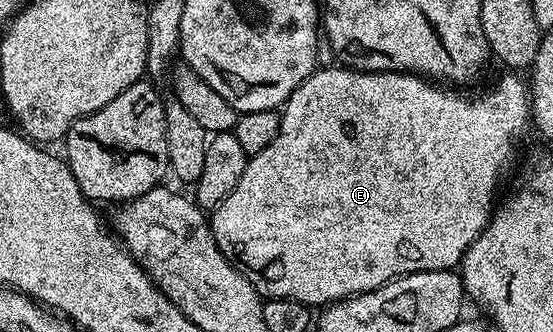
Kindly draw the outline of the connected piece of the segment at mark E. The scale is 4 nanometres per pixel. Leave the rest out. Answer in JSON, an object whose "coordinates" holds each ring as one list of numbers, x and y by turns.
{"coordinates":[[327,65,327,66,324,66,324,67,323,67,323,68,322,68,322,69,317,69,317,70,315,70,315,71,314,71,314,72,313,72,313,74,312,74,312,75,310,75,310,77,308,77,308,78,307,78,307,80,305,80,305,81,304,81,304,82,303,82,303,83,302,83,302,85,301,85,301,86,300,86,300,87,299,87,299,88,298,88,298,89,297,89,297,90,296,90,296,91,294,91,294,93,292,93,292,95,290,95,290,97,289,97,289,98,288,98,288,99,287,99,287,101,286,101,286,103,284,103,284,104,283,104,283,106,282,106,282,108,281,108,281,114,280,114,280,116,279,116,279,120,280,120,280,121,281,121,281,129,280,129,280,130,279,130,279,132,278,132,278,133,277,133,277,137,276,137,276,138,275,138,275,140,274,140,274,141,273,141,273,145,269,145,269,149,261,149,261,153,257,153,257,154,256,154,256,155,252,155,252,156,250,156,250,158,248,158,248,160,247,160,247,168,246,168,246,169,245,169,245,173,241,173,241,181,237,181,237,185,236,185,236,186,235,186,235,188,234,188,234,189,233,189,233,193,229,193,229,197,225,197,225,201,221,201,221,205,217,205,217,206,216,206,216,207,214,207,214,208,213,208,213,210,212,210,212,211,211,211,211,212,210,212,210,215,209,215,209,222,210,222,210,224,211,224,211,232,212,232,212,233,213,233,213,237,214,237,214,238,215,238,215,240,216,240,216,241,217,241,217,245,218,245,218,246,219,246,219,248,220,248,220,249,221,249,221,253,225,253,225,257,226,257,226,258,227,258,227,260,228,260,228,261,229,261,229,262,230,262,230,263,231,263,231,264,233,264,233,265,234,265,234,267,236,267,236,269,237,269,237,270,238,270,238,271,239,271,239,272,241,272,241,274,243,274,243,276,244,276,244,277,245,277,245,278,247,278,247,279,248,279,248,280,249,280,249,281,250,281,250,282,251,282,251,283,252,283,252,285,253,285,253,286,255,286,255,289,256,289,256,291,258,291,258,292,259,292,259,294,260,294,260,296,263,296,263,297,266,297,266,298,267,298,267,299,296,299,296,300,297,300,297,301,301,301,301,302,302,302,302,303,305,303,305,304,307,304,307,306,308,306,308,307,310,307,310,308,312,308,312,309,319,309,319,308,322,308,322,307,323,307,323,306,324,306,324,305,326,305,326,304,328,304,328,303,335,303,335,302,336,302,336,301,338,301,338,299,348,299,348,298,349,298,349,296,351,296,351,295,360,295,360,294,361,294,361,293,365,293,365,292,366,292,366,291,372,291,372,290,373,290,373,289,377,289,377,288,378,288,378,287,380,287,380,286,381,286,381,285,385,285,385,284,386,284,386,283,388,283,388,282,389,282,389,280,390,280,390,279,397,279,397,278,399,278,399,276,401,276,401,275,412,275,412,273,413,273,413,272,414,272,414,271,449,271,449,270,452,270,452,269,455,269,455,268,458,268,458,267,459,267,459,266,460,266,460,264,462,264,462,261,463,261,463,254,464,254,464,253,465,253,465,252,466,252,466,251,467,251,467,250,468,250,468,249,469,249,469,245,473,245,473,241,474,241,474,240,475,240,475,238,477,238,477,237,478,237,478,235,480,235,480,233,481,233,481,232,482,232,482,231,483,231,483,230,484,230,484,229,485,229,485,225,486,225,486,224,487,224,487,222,488,222,488,221,490,221,490,219,491,219,491,217,492,217,492,214,493,214,493,208,494,208,494,207,495,207,495,206,496,206,496,203,497,203,497,198,496,198,496,199,495,199,495,190,497,190,497,189,498,189,498,187,499,187,499,178,501,178,501,177,502,177,502,175,503,175,503,170,505,170,505,169,506,169,506,167,507,167,507,166,509,166,509,165,510,165,510,163,511,163,511,146,513,146,513,145,514,145,514,143,515,143,515,139,519,139,519,138,521,138,521,137,522,137,522,135,523,135,523,134,525,134,525,133,526,133,526,131,527,131,527,127,528,127,528,131,529,131,529,124,530,124,530,123,531,123,531,122,532,122,532,118,531,118,531,96,530,96,530,94,529,94,529,87,528,87,528,84,527,84,527,83,526,83,526,82,524,82,524,80,523,80,523,83,522,83,522,81,521,81,521,80,519,80,519,79,518,79,518,77,520,77,520,76,519,76,519,75,518,75,518,74,515,74,515,73,504,73,504,74,505,74,505,75,503,75,503,76,501,76,501,77,500,77,500,79,499,79,499,80,497,80,497,81,496,81,496,83,495,83,495,84,493,84,493,85,492,85,492,87,491,87,491,91,483,91,483,92,481,92,481,93,480,93,480,95,475,95,475,96,473,96,473,97,472,97,472,99,470,99,470,97,469,97,469,96,467,96,467,95,462,95,462,93,461,93,461,92,459,92,459,91,462,91,462,90,459,90,459,89,452,89,452,88,451,88,451,87,450,87,450,86,447,86,447,85,440,85,440,84,439,84,439,83,438,83,438,82,435,82,435,81,432,81,432,80,430,80,430,79,428,79,428,78,426,78,426,77,424,77,424,76,421,76,421,75,408,75,408,74,407,74,407,72,405,72,405,71,353,71,353,70,351,70,351,68,349,68,349,67,344,67,344,66,342,66,342,65]]}

